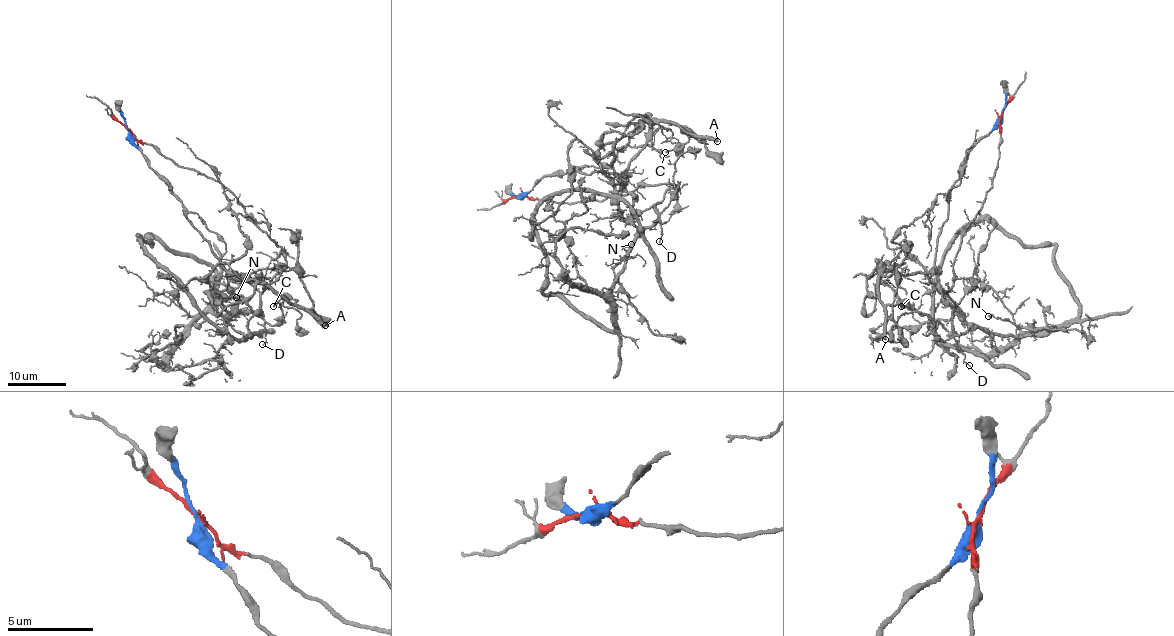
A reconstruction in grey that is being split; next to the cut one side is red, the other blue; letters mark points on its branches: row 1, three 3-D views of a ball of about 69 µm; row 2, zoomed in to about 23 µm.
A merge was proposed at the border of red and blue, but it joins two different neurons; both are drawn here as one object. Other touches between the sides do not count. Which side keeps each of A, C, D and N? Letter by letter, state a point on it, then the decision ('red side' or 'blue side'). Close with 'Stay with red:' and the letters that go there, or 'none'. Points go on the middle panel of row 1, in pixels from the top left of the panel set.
A: place (717, 141); blue side
C: place (665, 152); blue side
D: place (659, 241); red side
N: place (631, 244); red side
Stay with red: D, N

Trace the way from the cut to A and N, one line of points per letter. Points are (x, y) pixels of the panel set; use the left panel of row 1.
A: (129, 130), (144, 159), (181, 203), (186, 219), (230, 276), (249, 283), (260, 281), (307, 308), (326, 326)
N: (129, 130), (222, 183), (281, 248), (286, 265), (261, 294), (262, 316), (217, 311), (235, 297)

